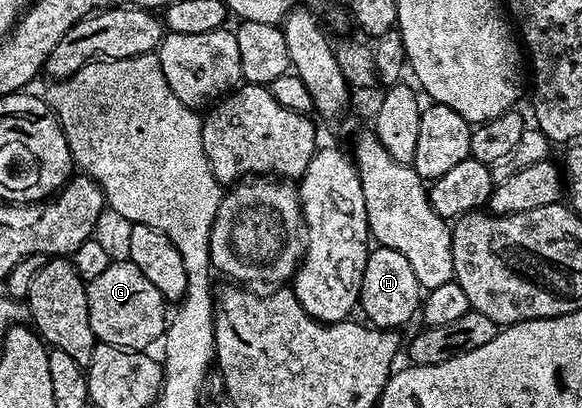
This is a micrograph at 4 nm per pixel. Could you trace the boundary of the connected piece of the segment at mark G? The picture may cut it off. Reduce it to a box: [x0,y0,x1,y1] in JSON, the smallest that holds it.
[87,260,169,352]

